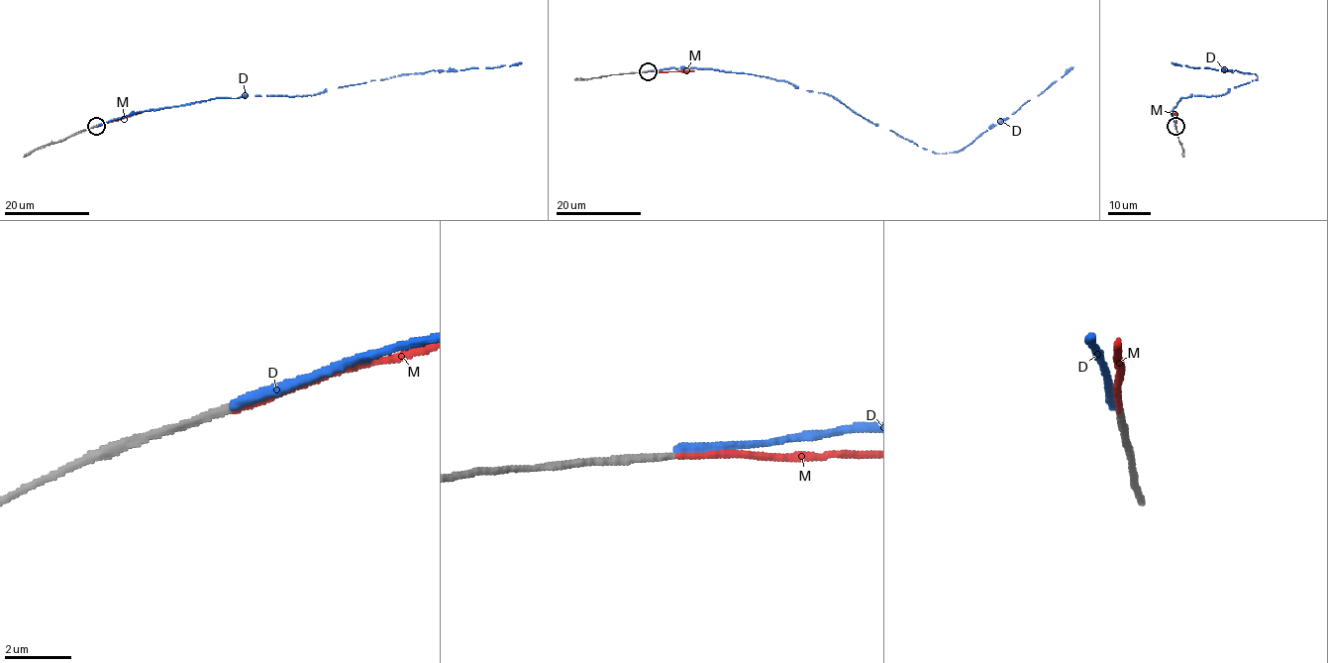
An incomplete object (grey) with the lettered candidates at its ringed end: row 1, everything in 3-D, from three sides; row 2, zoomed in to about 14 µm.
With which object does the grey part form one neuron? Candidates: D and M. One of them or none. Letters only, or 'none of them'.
M

